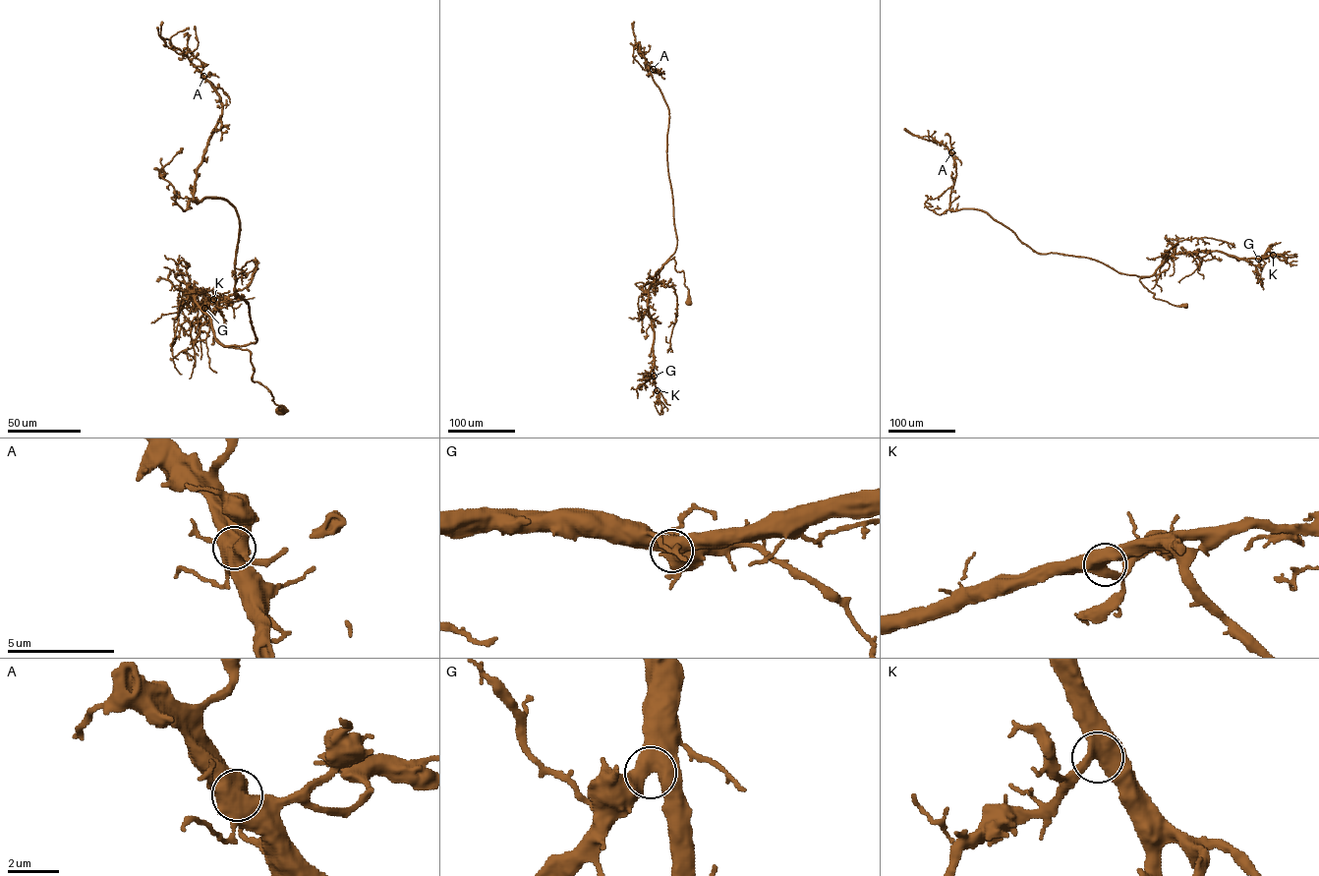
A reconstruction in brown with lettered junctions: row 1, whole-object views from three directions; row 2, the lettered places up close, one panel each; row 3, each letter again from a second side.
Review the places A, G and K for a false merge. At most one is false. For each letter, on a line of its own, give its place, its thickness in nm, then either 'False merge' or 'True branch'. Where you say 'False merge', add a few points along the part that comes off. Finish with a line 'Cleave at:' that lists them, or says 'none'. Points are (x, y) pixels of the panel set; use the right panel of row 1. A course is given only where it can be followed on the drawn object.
A: Place: (951, 152). Thickness 800 nm. True branch
G: Place: (1258, 259). Thickness 500 nm. True branch
K: Place: (1273, 255). Thickness 500 nm. True branch
Cleave at: none

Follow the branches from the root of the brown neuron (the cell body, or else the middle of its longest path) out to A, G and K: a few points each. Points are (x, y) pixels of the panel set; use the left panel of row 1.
A: (280, 409), (250, 352), (227, 347), (257, 339), (234, 293), (237, 210), (193, 197), (222, 113), (203, 76)
G: (280, 409), (252, 379), (250, 352), (216, 339), (193, 295), (198, 290), (205, 289), (204, 308)
K: (280, 409), (252, 379), (250, 352), (218, 342), (193, 295), (205, 289), (206, 309), (213, 299)

